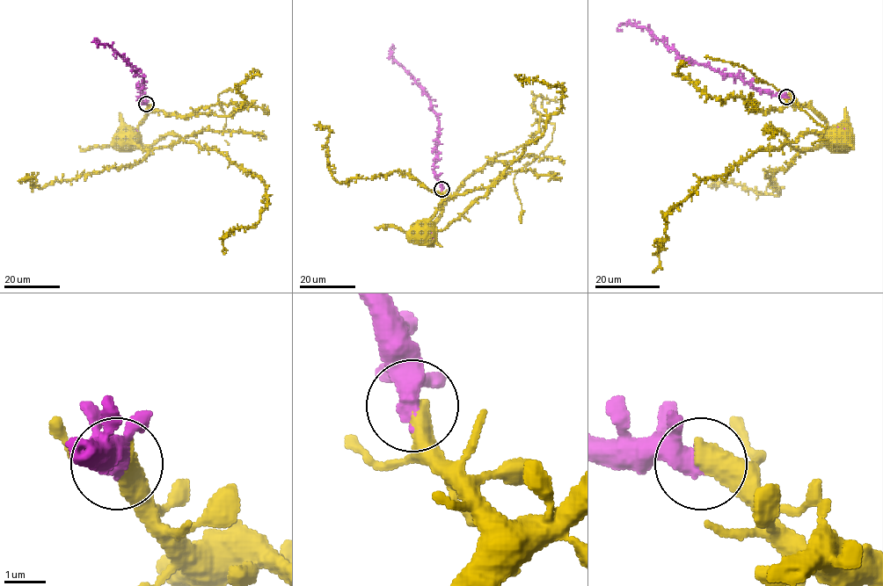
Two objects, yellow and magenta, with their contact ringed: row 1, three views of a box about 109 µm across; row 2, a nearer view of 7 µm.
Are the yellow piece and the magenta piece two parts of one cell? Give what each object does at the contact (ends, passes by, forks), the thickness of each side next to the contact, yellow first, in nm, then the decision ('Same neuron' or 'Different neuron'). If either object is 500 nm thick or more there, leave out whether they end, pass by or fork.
Thickness 550 nm (yellow) against 400 nm. Same neuron

